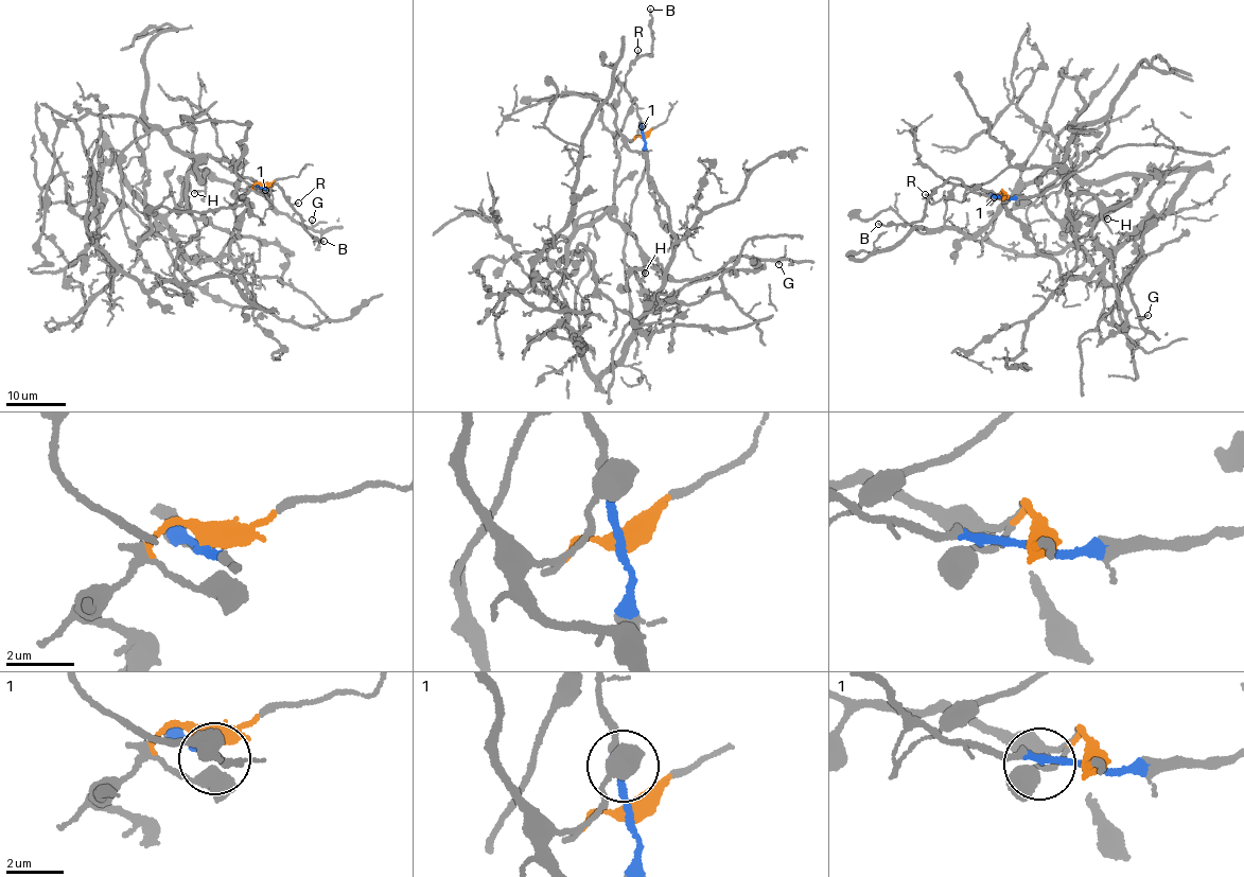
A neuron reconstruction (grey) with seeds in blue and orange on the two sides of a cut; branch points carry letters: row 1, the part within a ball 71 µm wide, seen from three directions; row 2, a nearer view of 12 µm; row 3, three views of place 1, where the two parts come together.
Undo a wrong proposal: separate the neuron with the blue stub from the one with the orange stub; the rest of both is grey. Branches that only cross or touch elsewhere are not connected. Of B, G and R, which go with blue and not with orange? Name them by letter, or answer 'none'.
B, R

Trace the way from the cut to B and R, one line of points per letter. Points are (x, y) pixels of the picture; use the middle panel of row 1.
B: (644, 136), (635, 103), (626, 86), (626, 73), (631, 63), (651, 53), (651, 10)
R: (644, 136), (636, 105), (625, 81), (637, 49)

